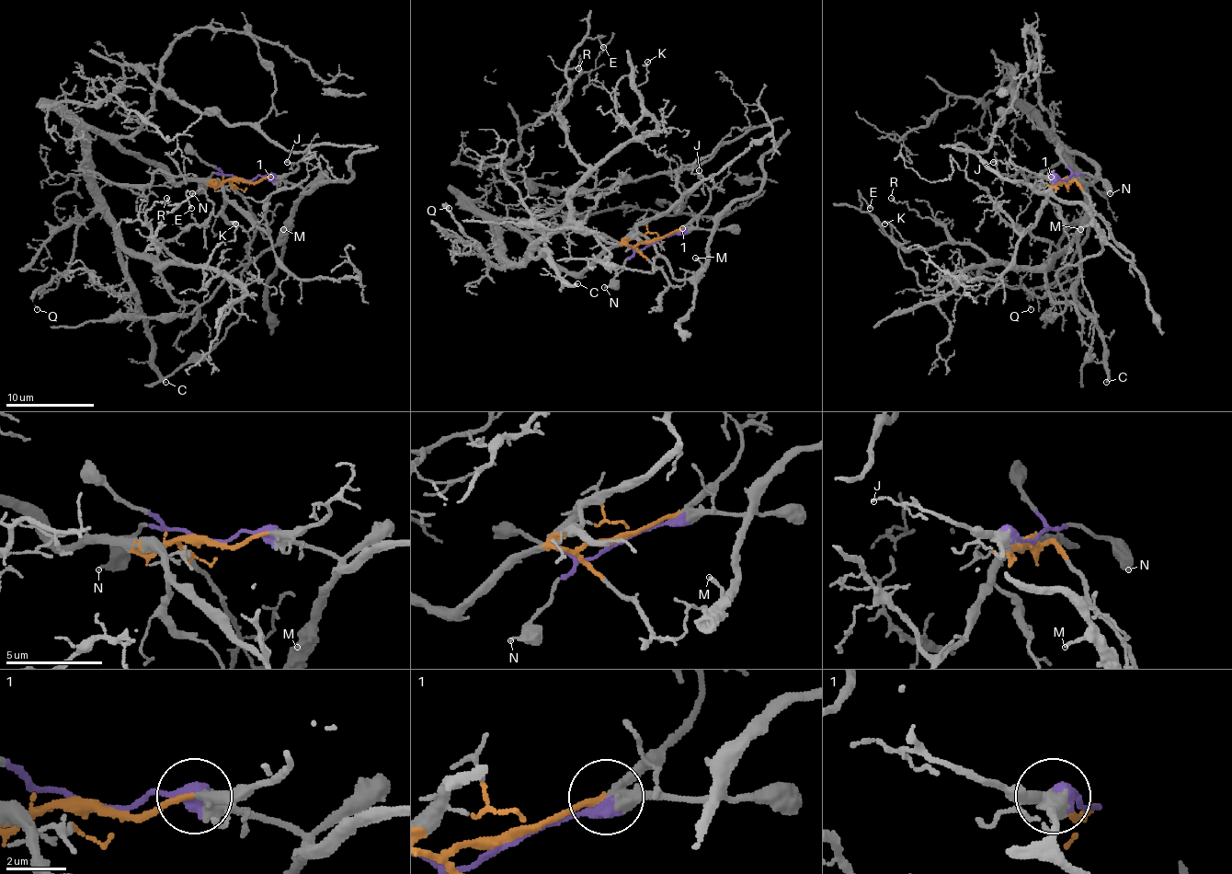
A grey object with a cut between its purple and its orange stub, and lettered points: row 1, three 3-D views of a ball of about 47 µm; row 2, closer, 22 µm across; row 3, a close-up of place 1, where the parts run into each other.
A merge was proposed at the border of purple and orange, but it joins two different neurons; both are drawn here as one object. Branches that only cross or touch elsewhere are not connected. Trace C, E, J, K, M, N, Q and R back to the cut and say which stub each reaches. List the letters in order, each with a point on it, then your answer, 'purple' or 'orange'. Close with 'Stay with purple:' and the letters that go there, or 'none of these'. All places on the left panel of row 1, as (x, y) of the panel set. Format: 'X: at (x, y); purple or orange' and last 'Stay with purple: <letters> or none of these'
C: at (165, 382); orange
E: at (191, 208); orange
J: at (287, 162); orange
K: at (235, 224); orange
M: at (283, 229); purple
N: at (192, 193); purple
Q: at (37, 309); orange
R: at (166, 198); orange
Stay with purple: M, N

